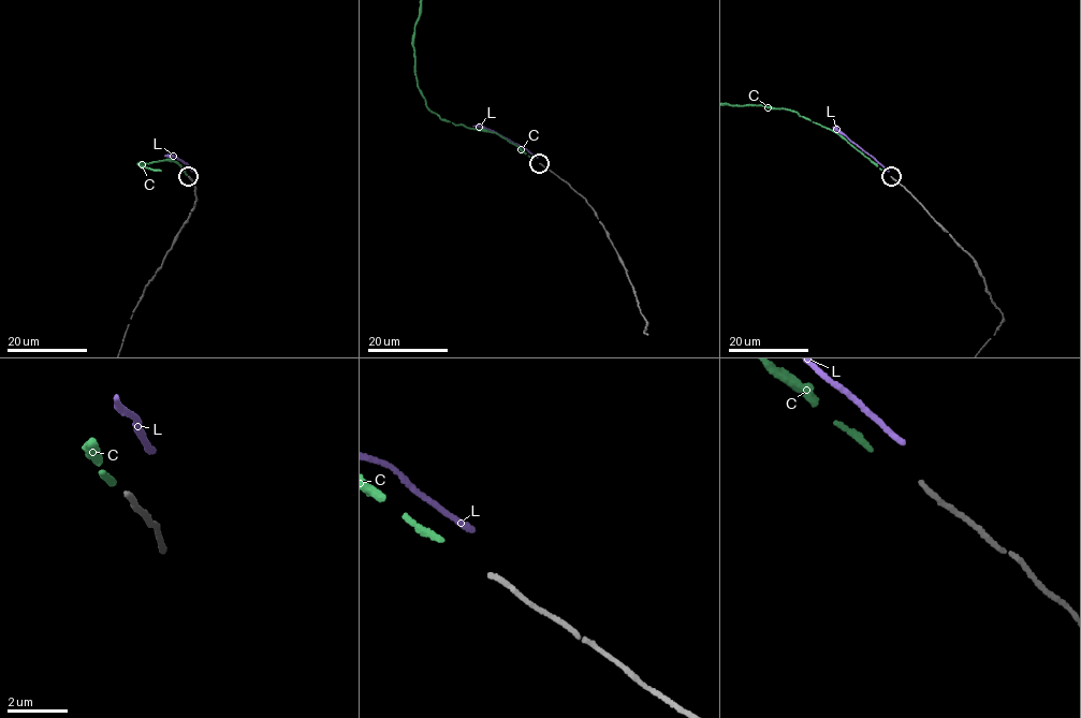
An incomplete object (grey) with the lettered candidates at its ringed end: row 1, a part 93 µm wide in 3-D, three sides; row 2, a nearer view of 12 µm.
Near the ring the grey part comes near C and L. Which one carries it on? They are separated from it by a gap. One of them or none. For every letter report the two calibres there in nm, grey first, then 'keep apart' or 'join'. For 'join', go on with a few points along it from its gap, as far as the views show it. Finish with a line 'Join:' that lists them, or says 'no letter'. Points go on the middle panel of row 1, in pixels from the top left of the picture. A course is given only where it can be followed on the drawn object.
C: 160 nm thick on the grey side, 200 nm on the other; join
L: 160 nm thick on the grey side, 180 nm on the other; keep apart
Join: C

